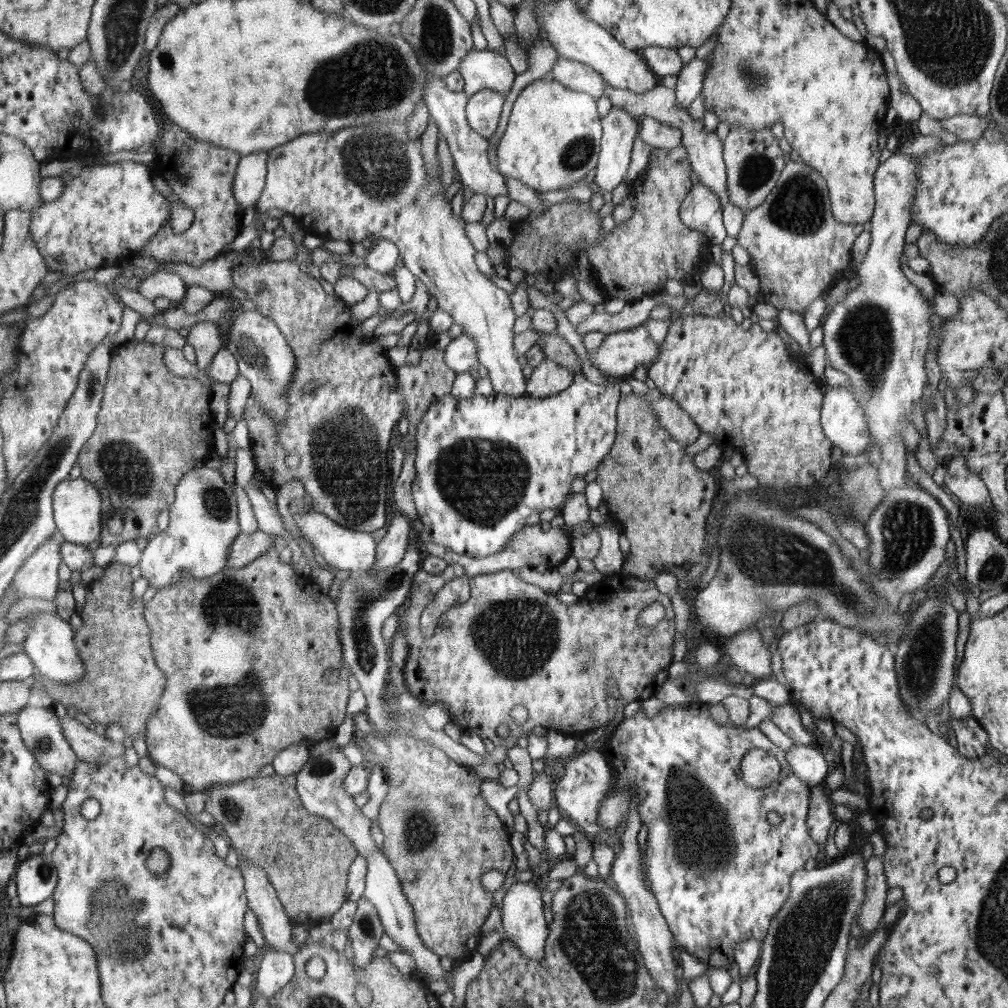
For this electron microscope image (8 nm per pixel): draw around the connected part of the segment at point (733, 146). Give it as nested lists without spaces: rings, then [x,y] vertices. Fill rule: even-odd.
[[[745,128],[729,130],[727,138],[723,140],[723,160],[727,172],[729,202],[741,212],[751,212],[753,208],[763,204],[769,192],[775,188],[781,170],[785,168],[777,140],[769,130],[759,130],[759,132]]]

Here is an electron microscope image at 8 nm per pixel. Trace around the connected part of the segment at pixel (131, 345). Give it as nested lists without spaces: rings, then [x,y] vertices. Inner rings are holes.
[[[129,340],[117,346],[111,354],[111,372],[109,382],[105,384],[105,394],[101,410],[97,416],[97,428],[93,436],[83,446],[83,452],[77,458],[81,468],[81,478],[91,482],[103,498],[103,538],[101,546],[119,546],[127,540],[149,540],[149,532],[157,528],[157,514],[165,508],[171,508],[175,502],[175,484],[181,480],[197,460],[209,450],[207,436],[213,432],[209,418],[209,390],[199,378],[179,378],[165,366],[165,348],[161,344],[149,344],[143,340]],[[109,494],[119,494],[119,500],[127,510],[133,512],[133,518],[123,518],[121,534],[109,534]]]

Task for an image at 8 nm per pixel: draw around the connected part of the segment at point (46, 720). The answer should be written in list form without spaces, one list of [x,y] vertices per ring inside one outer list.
[[[25,706],[23,710],[17,712],[17,722],[15,726],[19,728],[19,734],[23,736],[23,742],[25,746],[35,754],[35,758],[39,760],[41,768],[45,772],[55,772],[59,776],[69,776],[73,774],[79,758],[77,754],[73,752],[71,744],[67,742],[65,734],[63,734],[63,728],[59,728],[59,718],[55,716],[53,710],[49,708],[31,708],[31,706]]]

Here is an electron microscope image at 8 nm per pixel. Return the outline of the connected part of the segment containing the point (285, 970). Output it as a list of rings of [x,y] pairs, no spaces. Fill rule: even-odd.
[[[269,950],[259,960],[259,970],[255,976],[255,990],[259,996],[271,998],[275,996],[283,986],[287,986],[295,974],[293,958],[289,952],[277,952]]]

